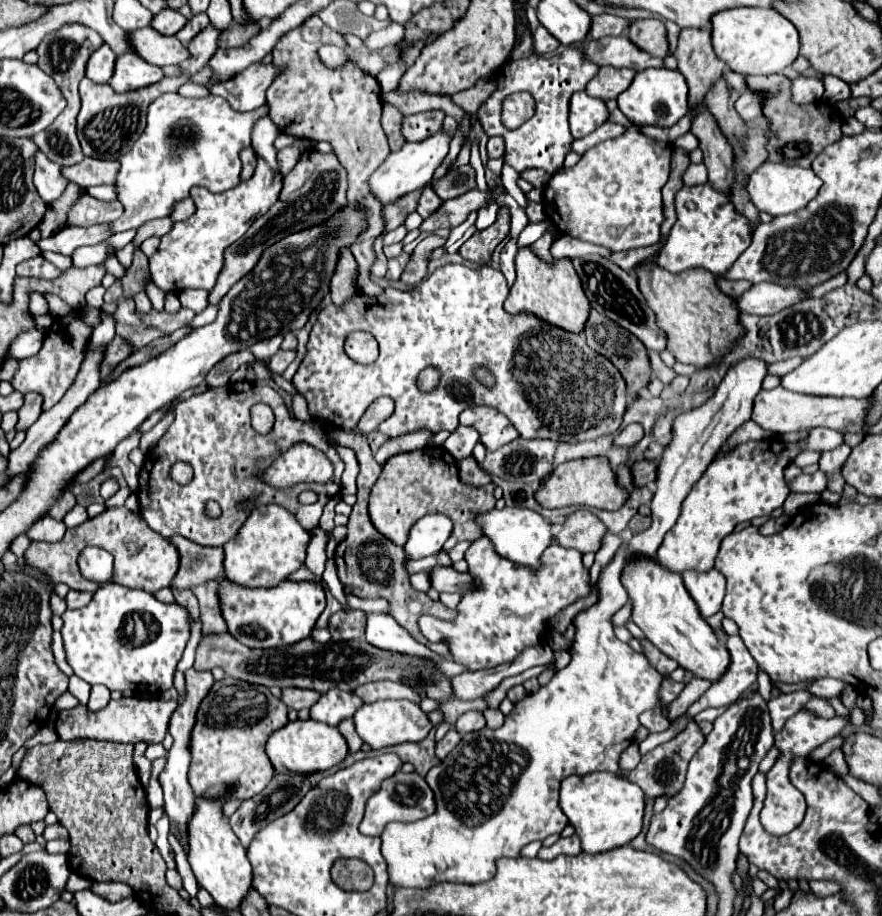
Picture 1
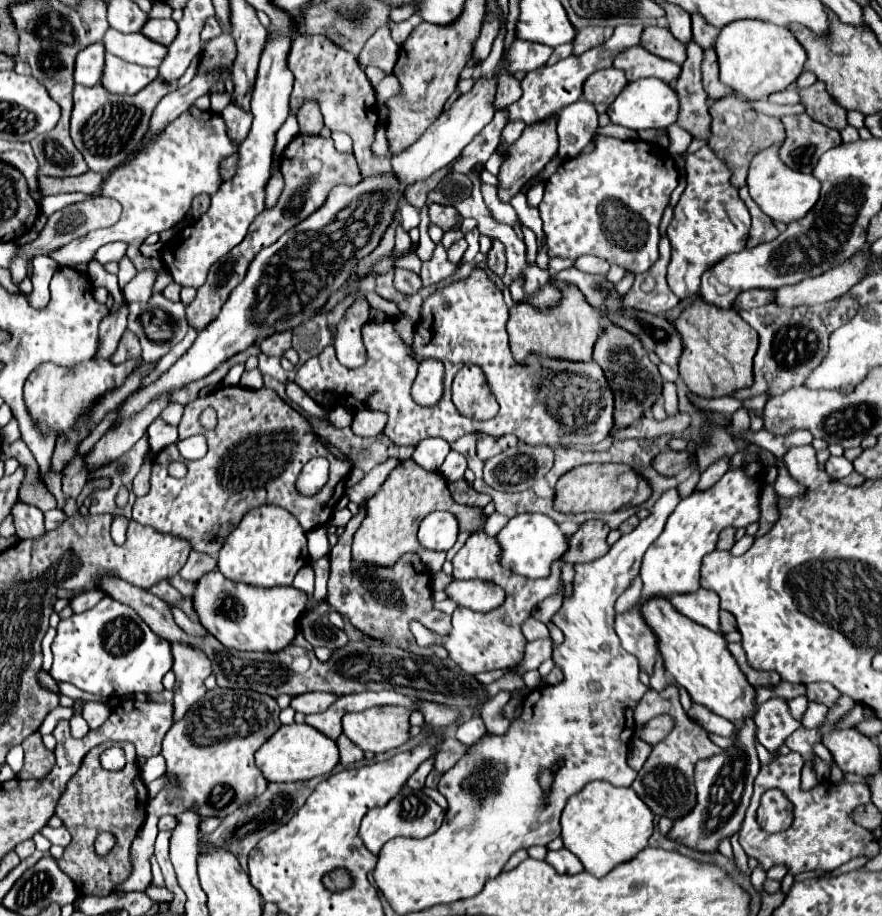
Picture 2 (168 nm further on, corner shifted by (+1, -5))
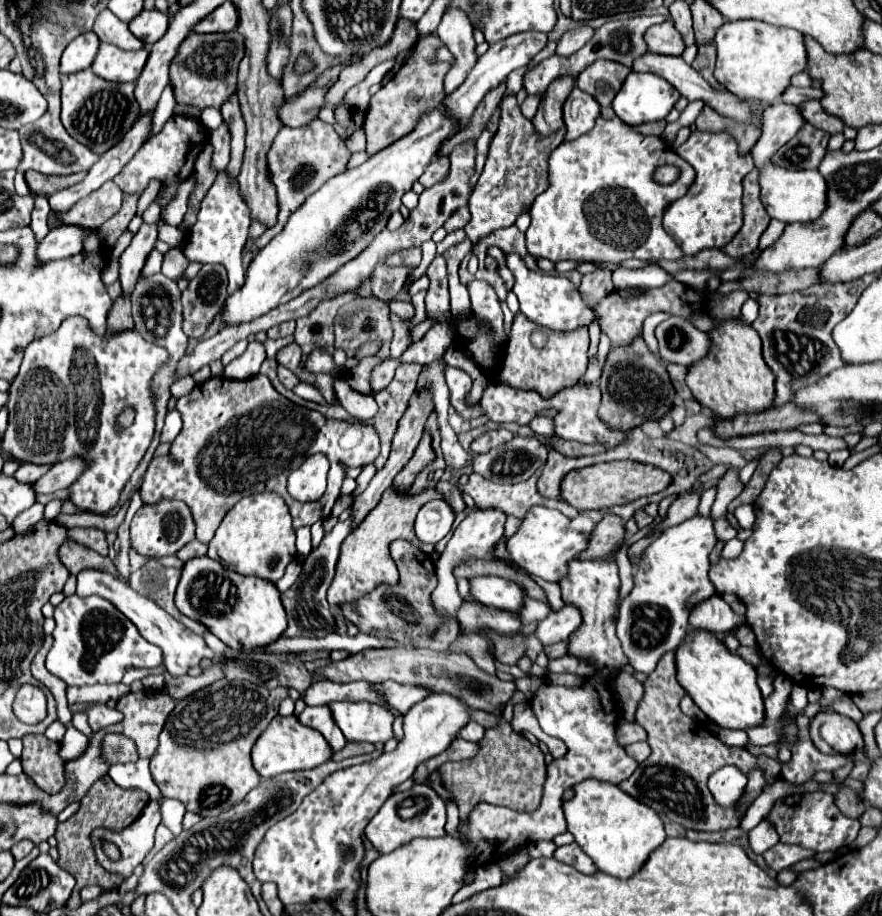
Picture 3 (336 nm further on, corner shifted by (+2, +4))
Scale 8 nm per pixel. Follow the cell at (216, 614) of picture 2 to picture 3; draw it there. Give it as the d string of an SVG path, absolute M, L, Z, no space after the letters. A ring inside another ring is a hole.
M194 557L184 563L176 589L176 607L186 617L204 623L230 649L252 651L274 643L284 633L286 611L280 595L272 581L234 573L210 557Z

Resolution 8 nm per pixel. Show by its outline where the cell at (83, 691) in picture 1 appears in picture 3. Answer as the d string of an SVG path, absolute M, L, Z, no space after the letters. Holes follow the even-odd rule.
M70 723L70 725L66 727L66 735L64 735L64 739L62 739L60 757L62 757L64 761L68 761L70 757L74 759L74 757L80 755L82 749L86 749L86 745L88 745L88 737Z

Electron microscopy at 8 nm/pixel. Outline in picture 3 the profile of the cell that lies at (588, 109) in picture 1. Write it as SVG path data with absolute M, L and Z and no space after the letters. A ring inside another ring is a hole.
M574 87L564 103L564 125L566 125L564 141L572 141L588 133L594 127L598 115L600 115L600 105L594 101L594 97Z

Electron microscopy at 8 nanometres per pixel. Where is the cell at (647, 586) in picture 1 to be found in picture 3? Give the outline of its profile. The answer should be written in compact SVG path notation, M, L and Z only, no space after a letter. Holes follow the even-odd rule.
M690 627L688 637L676 649L676 671L678 683L718 727L746 729L764 721L764 699L756 685L756 669L728 651L714 633Z

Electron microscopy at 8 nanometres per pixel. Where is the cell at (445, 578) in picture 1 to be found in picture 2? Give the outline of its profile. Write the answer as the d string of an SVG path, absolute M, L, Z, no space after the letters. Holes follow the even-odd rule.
M453 580L445 592L457 606L475 612L489 612L505 602L505 590L489 580Z

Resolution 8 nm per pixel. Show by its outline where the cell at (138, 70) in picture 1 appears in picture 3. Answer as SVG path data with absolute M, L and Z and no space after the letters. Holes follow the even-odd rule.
M102 43L100 51L92 63L92 71L108 81L136 81L140 77L148 59L148 51L124 51L116 45Z

